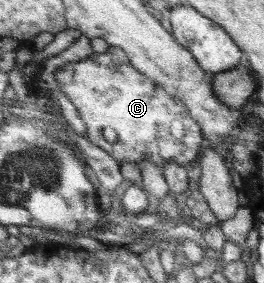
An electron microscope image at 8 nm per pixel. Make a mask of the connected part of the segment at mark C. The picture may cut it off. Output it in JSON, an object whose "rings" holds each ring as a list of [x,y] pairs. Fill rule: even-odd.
{"rings":[[[110,45],[106,53],[94,52],[88,59],[66,65],[56,73],[55,79],[64,95],[74,103],[83,121],[87,123],[89,131],[87,140],[108,152],[119,163],[128,161],[136,164],[147,159],[158,167],[163,167],[169,161],[186,167],[186,163],[194,162],[198,157],[200,151],[196,149],[200,147],[202,137],[198,125],[188,117],[187,106],[157,86],[151,78],[139,73],[131,65],[127,54],[119,47]],[[107,128],[112,128],[116,132],[114,143],[109,143],[104,138],[103,131]]]}

